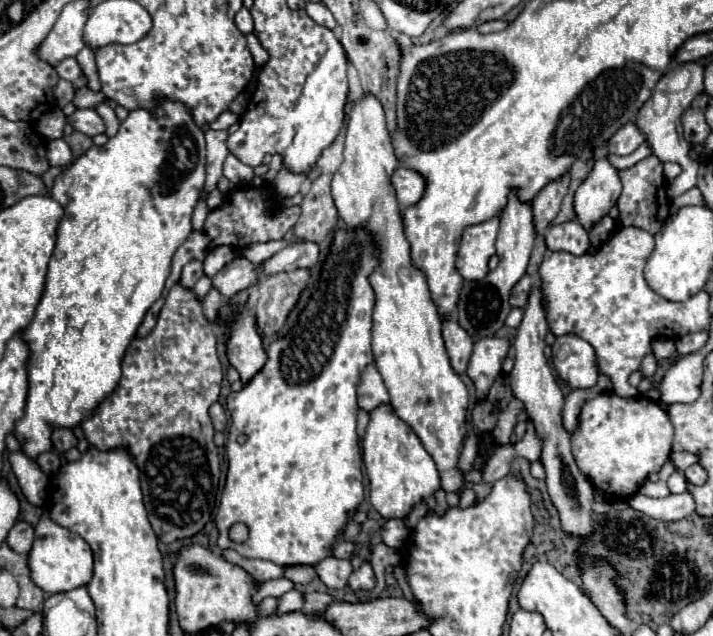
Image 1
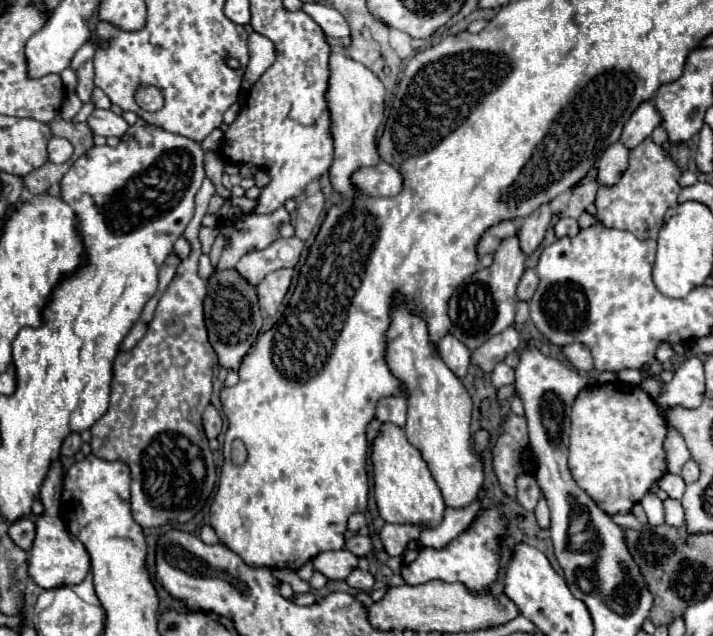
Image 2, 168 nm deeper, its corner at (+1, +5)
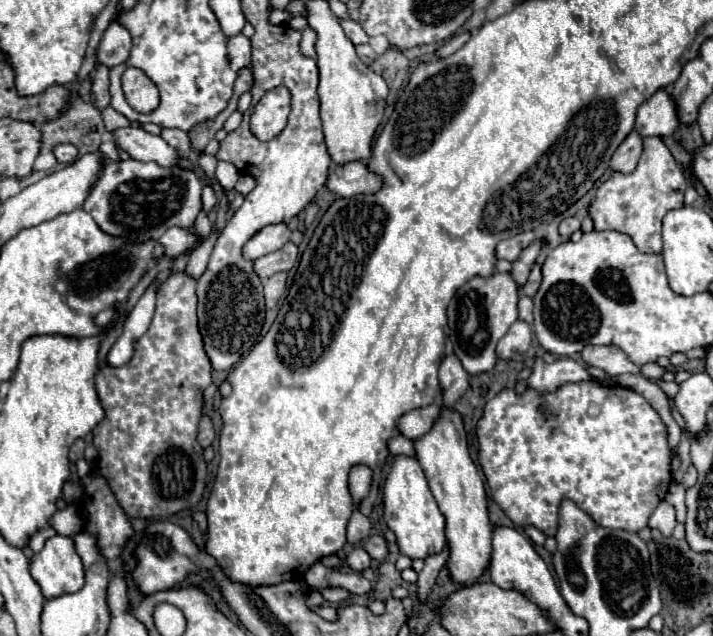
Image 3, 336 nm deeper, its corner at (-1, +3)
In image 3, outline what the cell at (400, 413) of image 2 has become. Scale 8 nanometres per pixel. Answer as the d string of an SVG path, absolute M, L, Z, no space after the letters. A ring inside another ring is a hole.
M435 404L425 406L425 408L409 410L409 412L405 412L403 416L397 418L397 430L405 438L419 438L431 428L431 424L439 416L439 412L441 412L441 408L435 406Z

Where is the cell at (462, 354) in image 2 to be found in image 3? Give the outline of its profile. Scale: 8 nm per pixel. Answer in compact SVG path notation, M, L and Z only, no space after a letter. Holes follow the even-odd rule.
M449 354L443 358L439 366L439 384L443 390L443 404L453 406L457 398L467 390L469 386L469 374L463 370L463 364L455 354Z

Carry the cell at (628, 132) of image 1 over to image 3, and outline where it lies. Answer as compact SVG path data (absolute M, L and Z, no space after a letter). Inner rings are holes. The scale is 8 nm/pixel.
M657 90L637 110L635 130L641 138L645 136L671 136L679 126L675 104L665 90Z

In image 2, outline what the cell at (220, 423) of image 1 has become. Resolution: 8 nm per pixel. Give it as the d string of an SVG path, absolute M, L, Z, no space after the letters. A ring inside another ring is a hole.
M209 404L203 412L203 430L205 430L207 438L217 438L221 432L221 426L223 426L223 422L221 422L219 412L215 410L213 404Z

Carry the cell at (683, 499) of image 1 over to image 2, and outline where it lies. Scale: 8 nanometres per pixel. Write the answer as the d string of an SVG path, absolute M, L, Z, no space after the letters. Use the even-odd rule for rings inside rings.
M667 498L663 504L665 504L665 522L667 522L669 526L681 528L681 526L685 524L681 502L679 502L679 500L671 500L671 498Z

